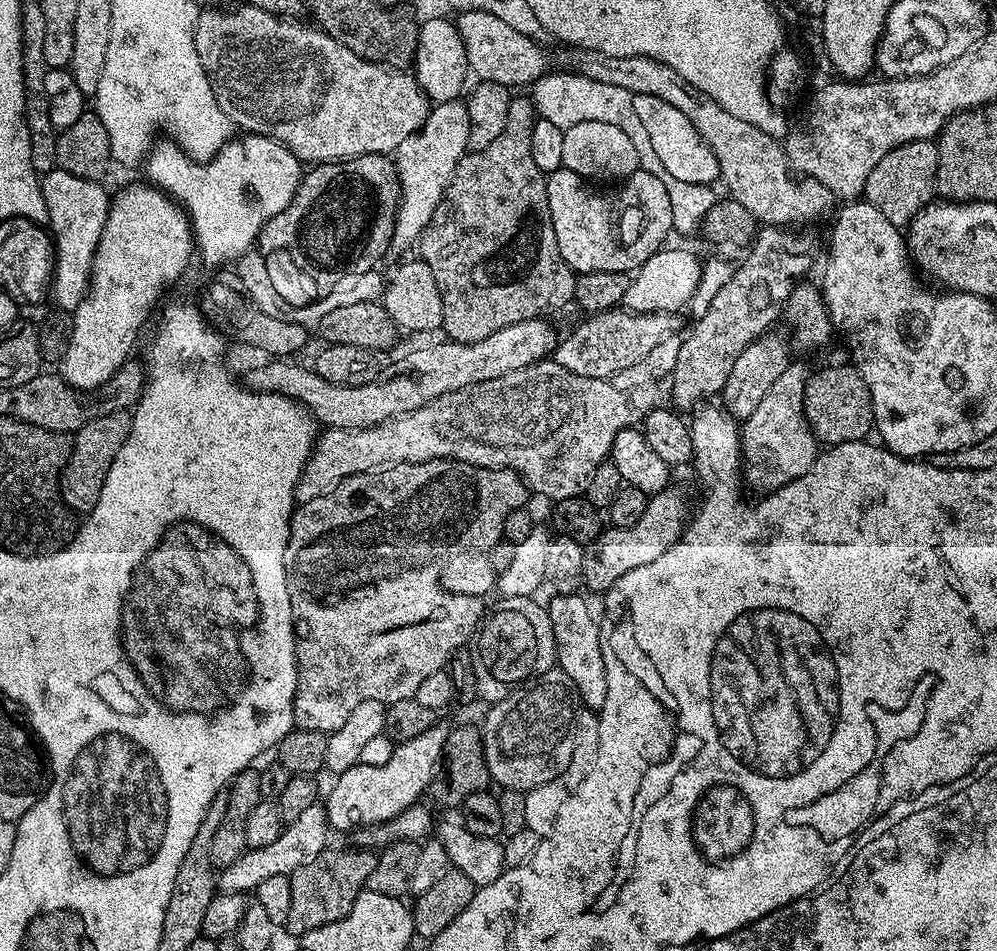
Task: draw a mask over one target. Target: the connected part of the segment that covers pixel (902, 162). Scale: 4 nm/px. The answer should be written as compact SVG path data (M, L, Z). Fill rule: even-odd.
M912 140L908 144L898 146L870 170L870 178L866 178L863 199L872 204L890 222L898 226L907 226L912 219L924 209L937 195L936 175L938 174L938 150L930 140Z

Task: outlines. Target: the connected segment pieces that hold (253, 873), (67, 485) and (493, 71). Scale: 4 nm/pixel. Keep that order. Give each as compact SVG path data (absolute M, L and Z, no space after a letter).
M317 802L314 806L310 806L310 810L305 810L299 818L287 821L278 842L273 842L271 846L248 848L230 867L221 869L217 875L217 889L228 893L247 893L255 890L265 878L289 877L294 870L298 870L298 866L314 862L318 854L326 851L329 847L328 835L330 835L328 815L323 803Z
M121 410L102 414L86 422L86 426L82 426L74 434L68 464L60 471L60 497L73 514L87 514L90 510L94 510L94 506L98 506L106 474L110 474L110 466L114 466L114 458L118 458L118 450L122 450L131 429L131 415Z
M480 7L469 12L460 12L457 17L454 23L464 43L464 53L473 77L498 82L510 90L516 90L519 84L535 84L549 71L548 52L539 44L539 39L514 30L514 26L506 26L502 18L494 18L494 14L483 12Z

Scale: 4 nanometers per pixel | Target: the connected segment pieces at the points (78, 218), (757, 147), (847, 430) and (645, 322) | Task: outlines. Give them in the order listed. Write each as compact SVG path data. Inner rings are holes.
M57 167L40 176L42 198L46 198L46 224L55 245L55 273L50 296L56 299L57 309L75 310L84 301L88 277L92 274L94 250L108 217L110 192L104 186L103 183L78 178Z
M585 50L577 51L575 55L575 71L586 78L622 86L622 90L638 96L650 94L654 98L662 98L662 102L670 102L670 106L678 106L678 110L690 118L694 130L698 130L701 138L714 150L720 166L720 180L728 187L727 195L742 202L742 206L746 206L746 210L750 210L761 225L804 226L800 224L816 220L837 207L838 198L829 188L822 186L822 182L809 176L797 178L794 175L783 143L777 137L758 130L758 126L750 126L750 122L742 122L742 118L734 118L730 110L686 82L686 78L682 78L682 74L670 66L649 56L614 58Z
M848 362L832 364L809 379L804 391L804 413L817 441L824 446L868 440L876 422L870 390L862 374Z
M617 306L607 312L598 312L584 318L584 321L556 345L554 359L566 370L582 378L606 380L617 376L622 370L642 362L662 338L670 338L681 330L679 315L671 312L630 312Z

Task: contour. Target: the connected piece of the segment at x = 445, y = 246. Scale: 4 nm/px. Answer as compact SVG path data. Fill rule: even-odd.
M517 95L510 102L510 110L506 110L506 124L502 134L486 146L481 152L468 152L458 162L458 166L452 175L452 181L444 192L442 202L438 210L430 218L430 222L424 227L423 234L418 241L419 255L428 263L430 270L434 270L434 282L438 282L438 294L442 294L442 306L444 307L443 331L448 331L447 339L458 344L473 344L482 338L490 338L498 330L506 326L514 326L518 322L527 320L539 320L551 317L551 312L559 308L571 305L574 300L574 286L577 273L562 258L562 250L558 250L558 238L554 238L554 222L550 218L550 202L548 201L548 182L546 173L534 166L534 158L530 154L530 134L534 130L534 122L537 119L536 105L527 95Z

